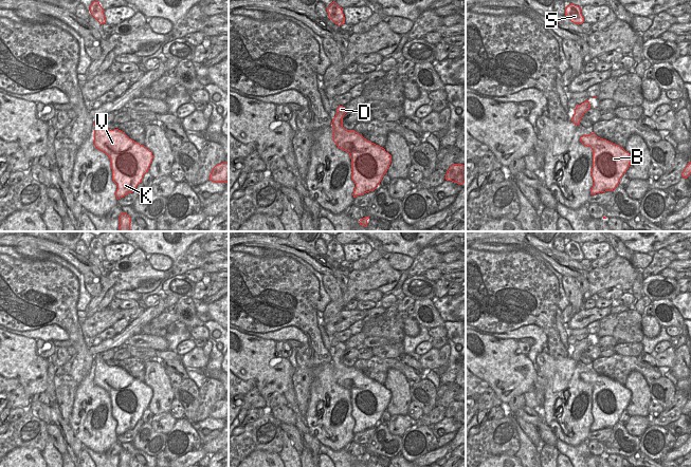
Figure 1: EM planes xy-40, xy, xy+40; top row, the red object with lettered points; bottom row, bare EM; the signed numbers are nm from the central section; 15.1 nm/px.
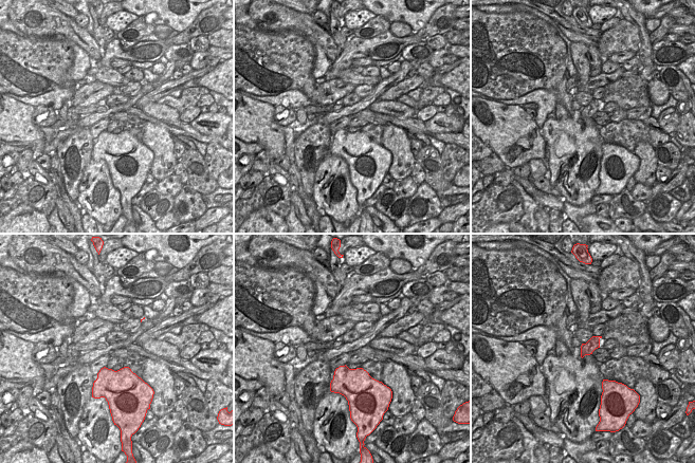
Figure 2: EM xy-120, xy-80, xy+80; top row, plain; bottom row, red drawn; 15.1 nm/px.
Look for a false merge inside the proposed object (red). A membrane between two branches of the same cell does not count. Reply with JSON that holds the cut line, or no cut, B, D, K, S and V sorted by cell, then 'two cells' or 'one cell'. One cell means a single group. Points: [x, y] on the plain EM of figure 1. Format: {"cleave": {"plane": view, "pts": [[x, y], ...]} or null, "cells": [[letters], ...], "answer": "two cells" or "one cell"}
{"cleave": null, "cells": [["B", "D", "K", "S", "V"]], "answer": "one cell"}

